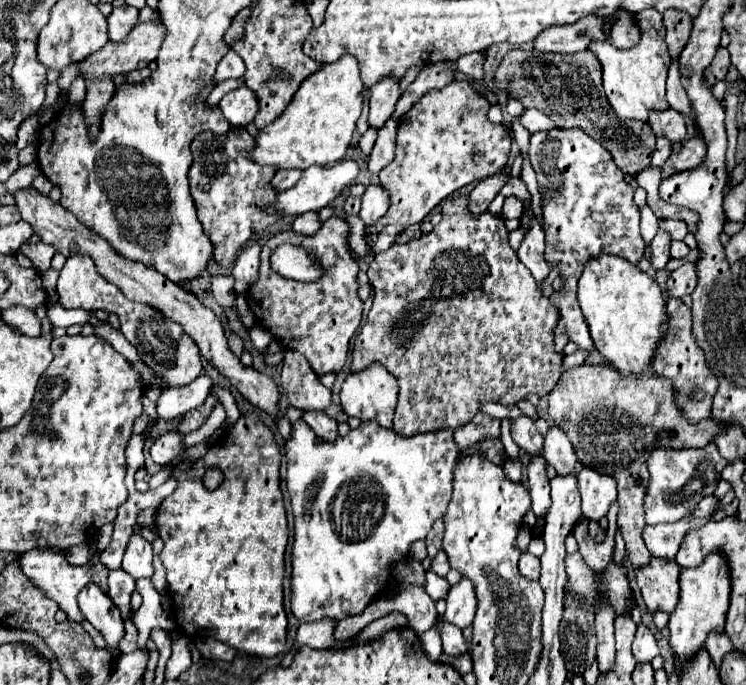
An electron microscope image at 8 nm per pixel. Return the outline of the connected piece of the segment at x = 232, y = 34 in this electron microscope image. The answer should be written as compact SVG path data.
M244 8L234 20L232 20L232 24L230 24L230 28L226 30L226 34L224 34L224 40L236 40L236 38L242 38L242 32L244 32L244 24L246 24L246 20L250 18L250 8Z

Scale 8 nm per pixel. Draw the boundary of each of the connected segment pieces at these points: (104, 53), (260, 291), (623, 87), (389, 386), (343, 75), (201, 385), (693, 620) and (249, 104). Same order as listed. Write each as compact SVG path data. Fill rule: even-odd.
M142 22L142 24L136 24L132 28L132 32L126 36L126 40L122 40L122 42L106 42L106 46L102 46L98 52L94 52L94 56L88 56L82 64L78 64L78 68L82 70L82 78L86 82L90 82L94 78L128 74L130 70L144 68L152 60L156 60L158 50L160 50L164 38L166 38L166 28L160 22Z
M332 216L314 236L302 236L292 230L272 236L260 256L258 280L246 290L244 298L256 316L256 322L266 328L286 350L296 350L306 356L318 376L338 372L346 364L348 342L360 326L364 302L358 298L358 256L348 244L350 226L344 218ZM278 244L298 244L308 248L324 266L324 276L316 282L296 282L276 274L270 268L270 254Z
M642 10L634 18L638 18L640 28L640 40L630 50L614 48L614 44L606 40L592 40L588 50L596 54L596 58L602 64L602 78L604 78L604 90L608 96L608 102L612 104L614 112L620 118L634 118L634 120L648 120L650 110L666 110L666 74L670 66L670 54L664 42L664 24L662 14L658 10Z
M372 364L370 368L366 368L358 374L346 376L342 390L340 390L340 402L342 402L342 410L348 416L356 416L362 422L374 420L382 428L390 428L392 418L394 418L394 408L398 402L398 382L394 380L394 376L390 376L390 372L386 368L382 368L382 364Z
M342 56L332 64L322 64L316 74L302 82L294 100L286 106L286 112L282 112L270 128L258 130L250 158L256 164L272 166L274 170L306 170L310 166L330 166L340 162L346 156L362 112L362 88L364 84L360 80L356 58Z
M198 376L198 380L194 380L194 384L186 384L186 388L164 388L156 400L158 418L176 418L198 408L206 400L210 386L212 380L208 376Z
M710 552L698 568L684 568L680 572L680 598L678 608L670 614L670 646L676 658L676 664L682 666L704 646L704 640L710 630L724 630L726 612L730 606L730 568L726 566L726 556L722 552Z
M240 86L232 92L228 92L222 100L220 100L220 110L224 112L226 120L236 126L236 128L244 128L246 124L250 124L258 112L258 100L256 94L248 88L248 86Z

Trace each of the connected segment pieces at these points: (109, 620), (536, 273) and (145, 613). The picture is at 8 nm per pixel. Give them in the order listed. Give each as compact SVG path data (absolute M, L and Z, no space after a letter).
M90 582L78 594L78 604L86 620L104 634L108 646L118 648L118 642L124 634L124 620L112 600L94 582Z
M524 212L524 216L520 220L522 220L522 226L526 226L528 232L526 232L524 242L518 248L518 258L532 272L538 286L542 286L544 280L548 278L548 274L550 274L550 266L544 260L544 230L538 224L536 216L528 216L528 212Z
M136 582L136 590L142 594L144 602L142 606L134 612L132 622L136 624L140 636L138 636L138 648L146 650L146 642L150 638L150 630L156 626L162 626L166 630L174 630L176 621L173 616L168 616L164 608L160 606L160 594L152 586L152 582Z

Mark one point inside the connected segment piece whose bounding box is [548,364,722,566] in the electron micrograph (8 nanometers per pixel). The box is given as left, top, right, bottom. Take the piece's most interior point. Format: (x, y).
(613, 421)

